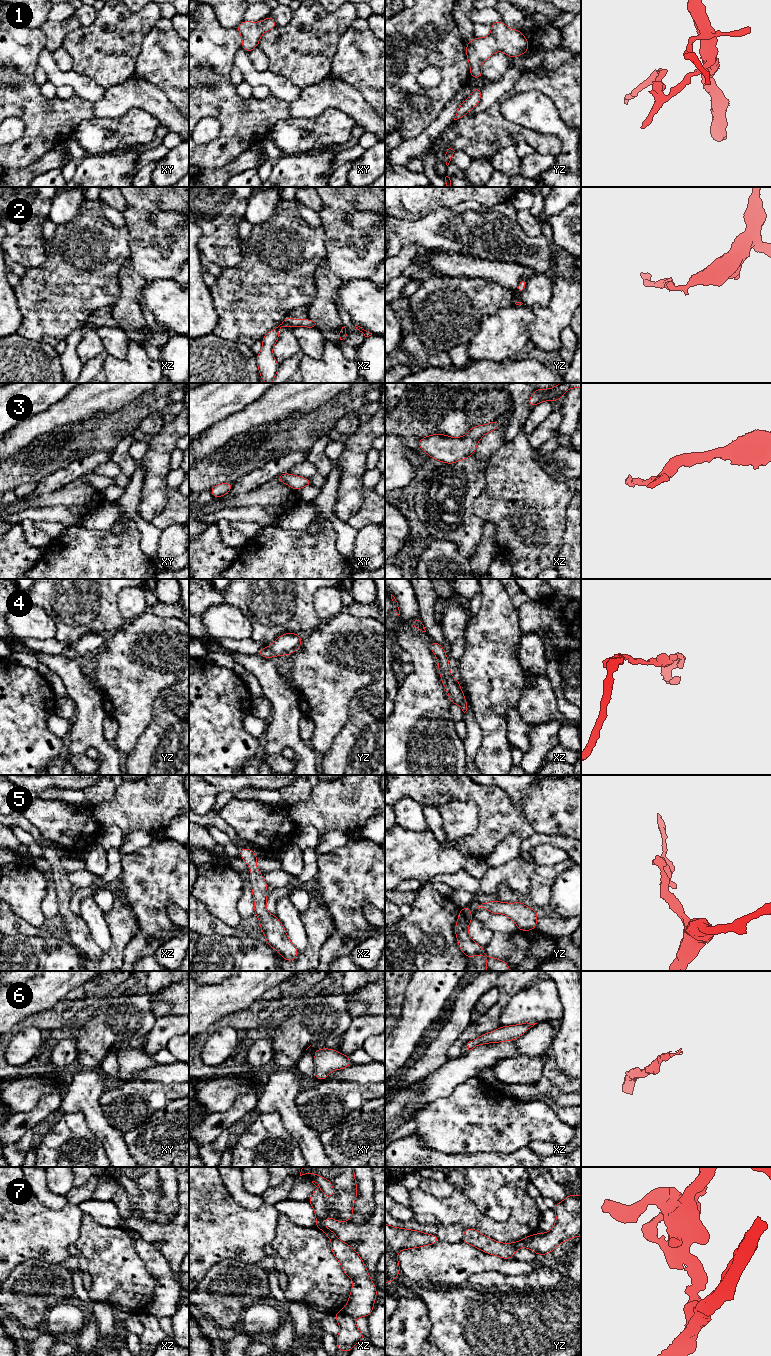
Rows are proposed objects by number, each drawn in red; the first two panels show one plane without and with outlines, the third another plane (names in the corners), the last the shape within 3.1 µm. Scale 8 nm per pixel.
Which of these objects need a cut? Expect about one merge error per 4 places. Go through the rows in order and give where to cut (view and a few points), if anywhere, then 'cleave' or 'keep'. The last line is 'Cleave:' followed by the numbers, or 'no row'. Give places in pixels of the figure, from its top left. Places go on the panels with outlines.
1: no cut; keep
2: no cut; keep
3: no cut; keep
4: no cut; keep
5: no cut; keep
6: no cut; keep
7: cut in yz along (531, 1236), (526, 1246); cleave
Cleave: 7

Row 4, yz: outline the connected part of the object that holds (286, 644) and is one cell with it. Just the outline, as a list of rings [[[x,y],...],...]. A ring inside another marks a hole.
[[[297,633],[280,635],[270,646],[260,649],[257,655],[272,658],[281,655],[290,655],[301,647],[302,638]]]

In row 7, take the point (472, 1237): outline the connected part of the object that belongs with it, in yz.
[[[465,1228],[461,1241],[479,1250],[503,1259],[514,1259],[513,1253],[522,1247],[527,1247],[531,1236],[524,1237],[518,1242],[500,1243],[483,1234],[477,1229]]]

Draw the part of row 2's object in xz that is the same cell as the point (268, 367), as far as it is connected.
[[[284,318],[281,324],[270,330],[261,340],[263,347],[261,351],[257,354],[257,365],[261,378],[265,383],[272,383],[278,370],[279,364],[273,356],[273,346],[279,338],[279,331],[282,327],[306,327],[306,328],[317,328],[319,325],[318,321],[310,319],[294,319],[294,318]]]

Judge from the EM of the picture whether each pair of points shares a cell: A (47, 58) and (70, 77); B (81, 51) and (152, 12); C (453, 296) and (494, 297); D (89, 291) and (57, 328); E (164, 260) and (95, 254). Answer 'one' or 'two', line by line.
A: one
B: one
C: one
D: one
E: two

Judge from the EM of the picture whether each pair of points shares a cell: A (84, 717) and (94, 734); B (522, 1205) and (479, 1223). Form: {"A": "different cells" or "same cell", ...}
{"A": "different cells", "B": "same cell"}

